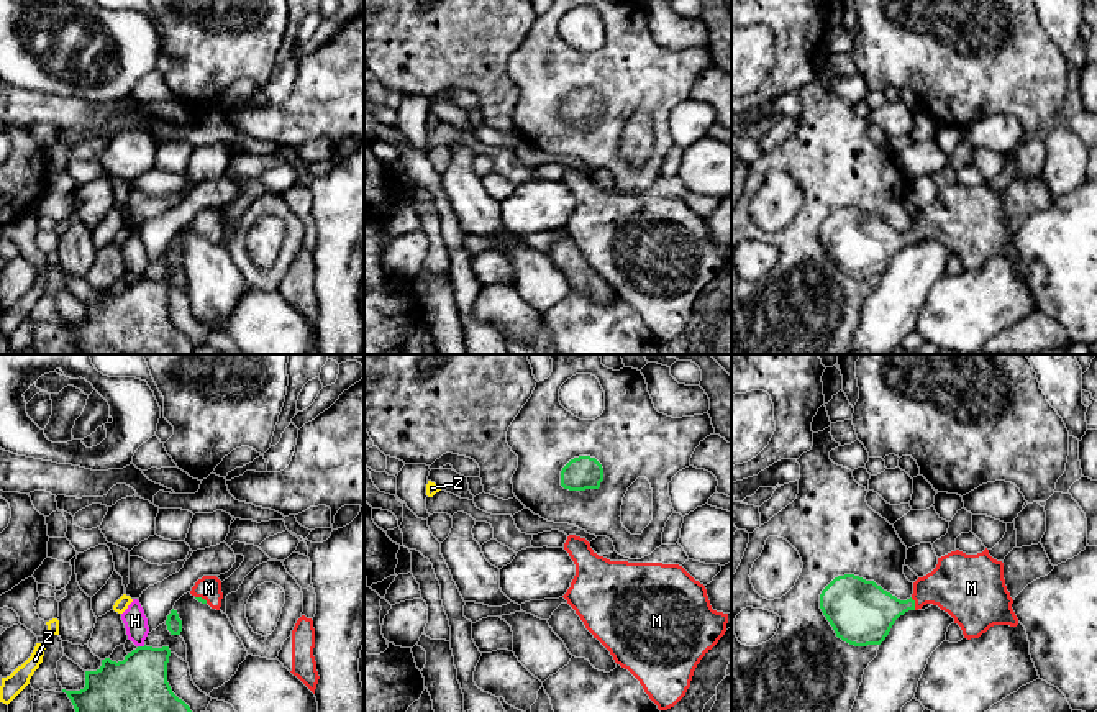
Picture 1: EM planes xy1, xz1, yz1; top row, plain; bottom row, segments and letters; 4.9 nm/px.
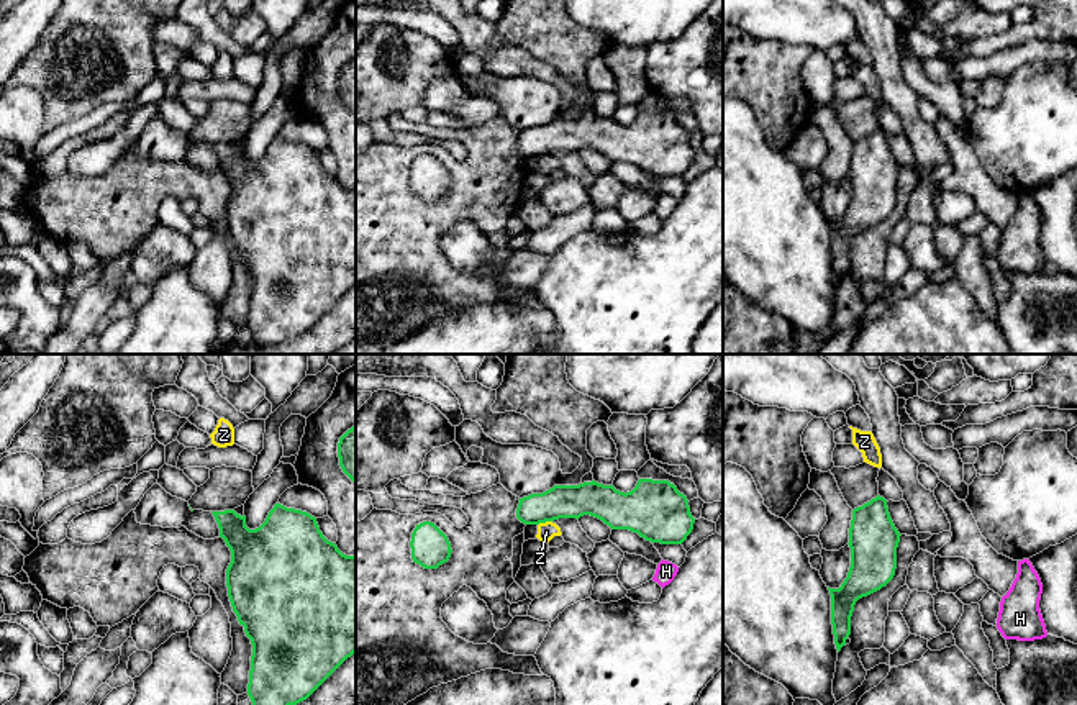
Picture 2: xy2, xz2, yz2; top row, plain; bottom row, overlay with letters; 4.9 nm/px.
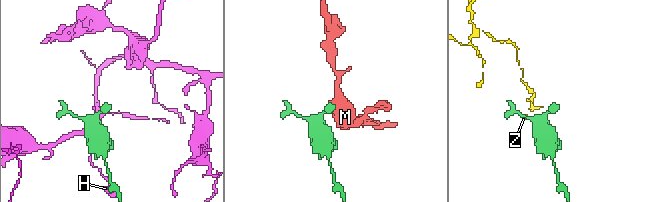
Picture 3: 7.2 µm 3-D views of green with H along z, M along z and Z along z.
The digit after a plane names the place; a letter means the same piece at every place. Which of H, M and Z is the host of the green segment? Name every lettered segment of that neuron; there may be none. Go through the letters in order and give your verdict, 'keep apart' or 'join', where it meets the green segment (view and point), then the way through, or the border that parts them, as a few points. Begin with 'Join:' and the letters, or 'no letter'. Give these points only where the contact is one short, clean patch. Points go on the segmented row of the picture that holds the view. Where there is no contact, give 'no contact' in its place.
Join: M
H: keep apart; meets green in xy1 at (141, 647); border along xy1 (145, 645), (138, 647)
M: join; meets green in yz1 at (914, 604); runs through yz1 (864, 612), (914, 604), (928, 589), (960, 584)
Z: keep apart; meets green in xz2 at (545, 522); border along xz2 (551, 520), (538, 525)

